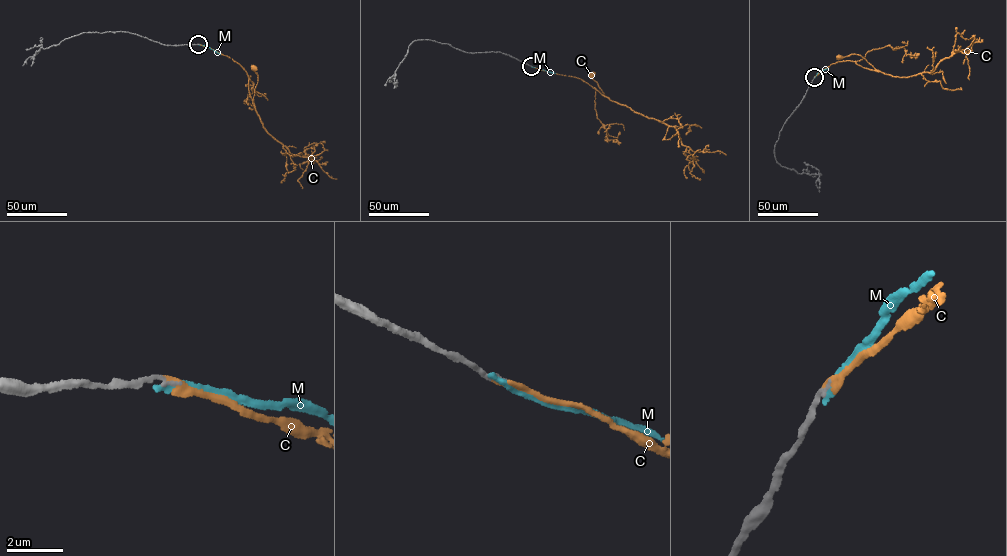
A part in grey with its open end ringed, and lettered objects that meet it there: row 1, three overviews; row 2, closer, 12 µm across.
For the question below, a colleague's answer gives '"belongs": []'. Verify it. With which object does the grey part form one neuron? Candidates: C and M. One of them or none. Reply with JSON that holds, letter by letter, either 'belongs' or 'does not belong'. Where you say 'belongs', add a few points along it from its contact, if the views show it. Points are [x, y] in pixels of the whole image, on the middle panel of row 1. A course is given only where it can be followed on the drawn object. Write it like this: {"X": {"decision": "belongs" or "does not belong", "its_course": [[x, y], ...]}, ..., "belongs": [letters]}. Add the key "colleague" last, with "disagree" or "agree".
{"C": {"decision": "belongs", "its_course": [[531, 66], [579, 78], [611, 100], [591, 74]]}, "M": {"decision": "does not belong"}, "belongs": ["C"], "colleague": "disagree"}

